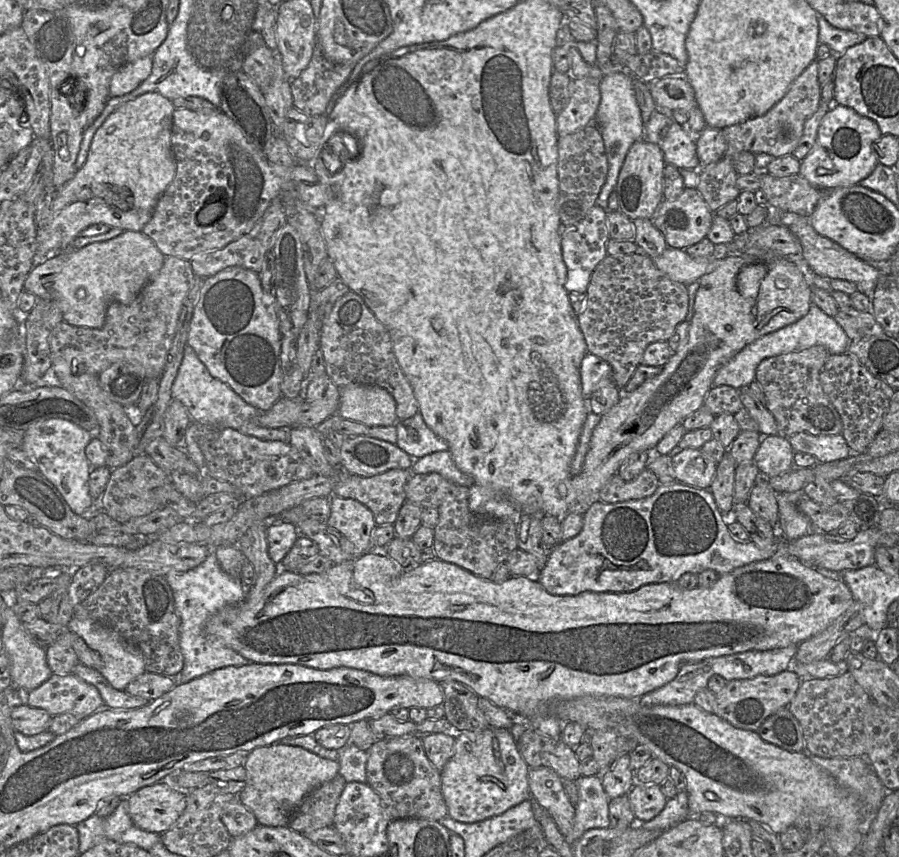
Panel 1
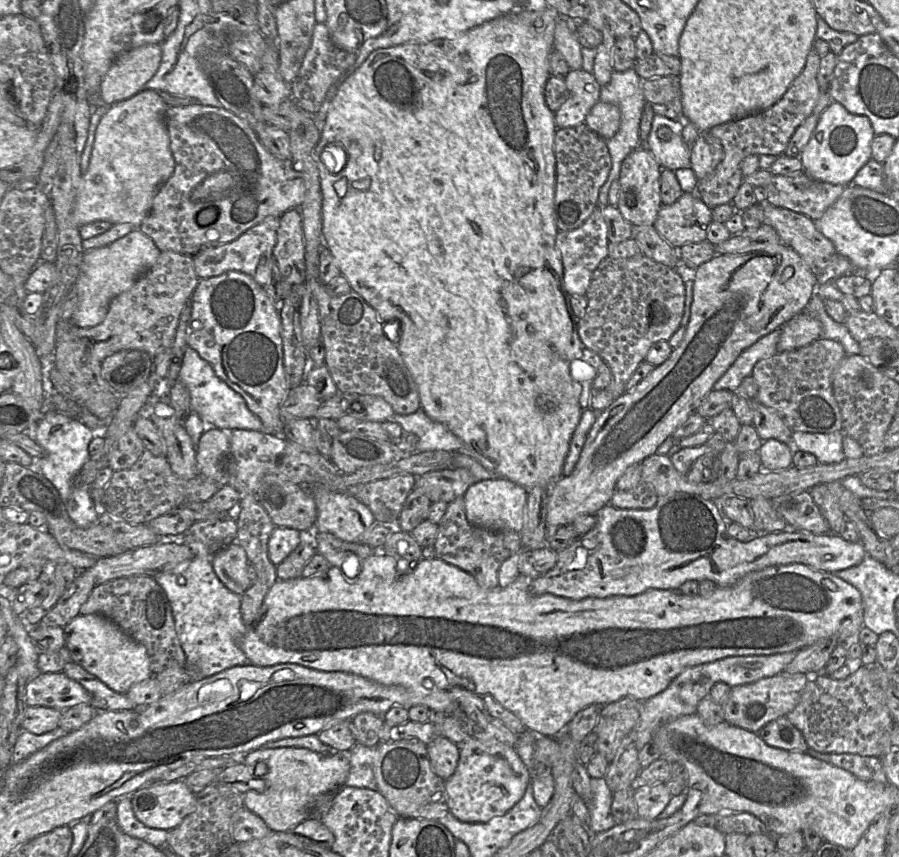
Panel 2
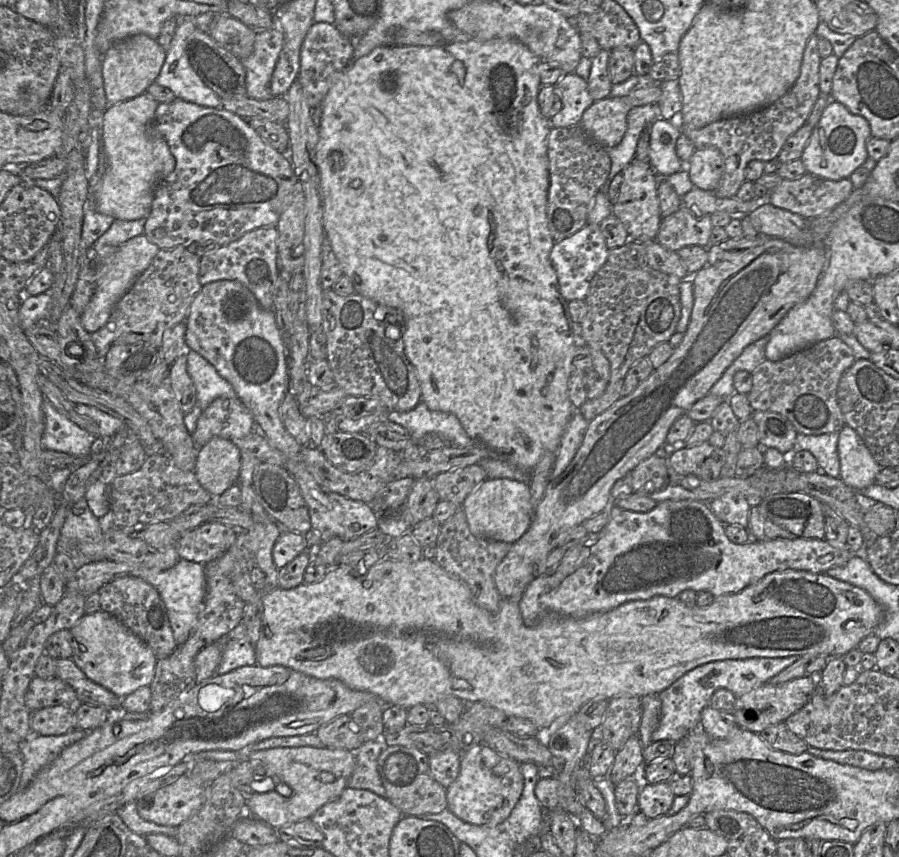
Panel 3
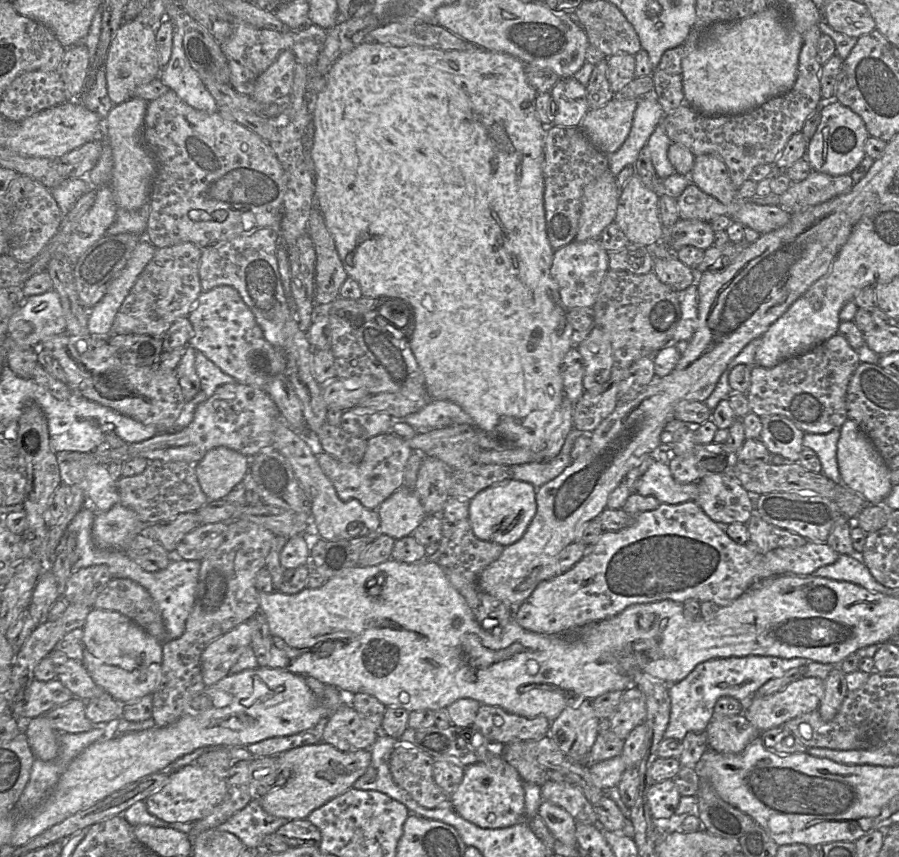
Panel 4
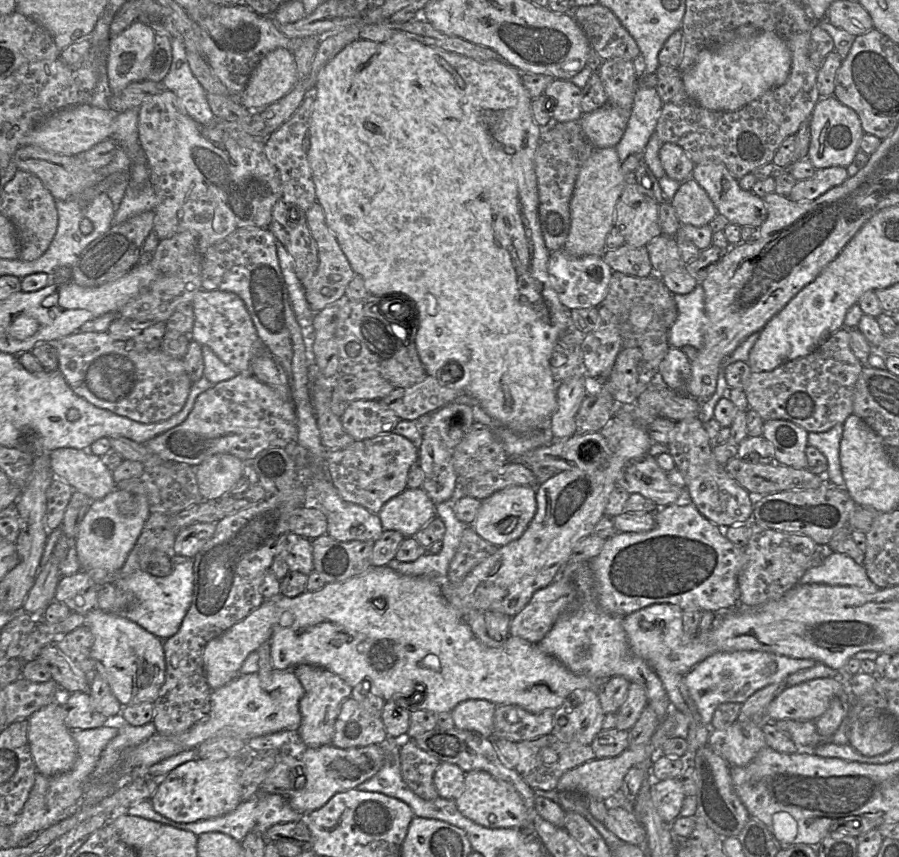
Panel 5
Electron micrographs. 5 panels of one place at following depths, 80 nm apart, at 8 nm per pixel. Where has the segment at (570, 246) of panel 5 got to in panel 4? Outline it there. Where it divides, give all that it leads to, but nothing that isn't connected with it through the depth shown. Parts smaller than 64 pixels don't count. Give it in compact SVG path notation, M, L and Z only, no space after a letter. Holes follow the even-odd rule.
M610 169L584 188L576 241L600 239L602 231L615 219L619 196L620 190L616 184L616 176Z

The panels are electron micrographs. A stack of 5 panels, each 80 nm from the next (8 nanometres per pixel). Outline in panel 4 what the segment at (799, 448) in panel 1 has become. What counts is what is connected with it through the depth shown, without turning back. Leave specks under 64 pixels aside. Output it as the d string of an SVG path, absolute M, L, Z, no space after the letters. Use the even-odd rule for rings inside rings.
M839 428L827 434L805 433L803 436L803 446L812 449L817 454L822 467L821 473L835 484L842 484L837 462L839 437Z

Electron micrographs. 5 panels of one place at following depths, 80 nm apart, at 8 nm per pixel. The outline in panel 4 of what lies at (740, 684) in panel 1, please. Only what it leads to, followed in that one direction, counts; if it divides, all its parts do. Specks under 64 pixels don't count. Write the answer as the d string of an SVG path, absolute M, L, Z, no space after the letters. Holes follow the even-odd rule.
M802 677L774 694L752 696L744 702L743 715L760 732L782 726L802 714L817 710L824 696L824 681Z

